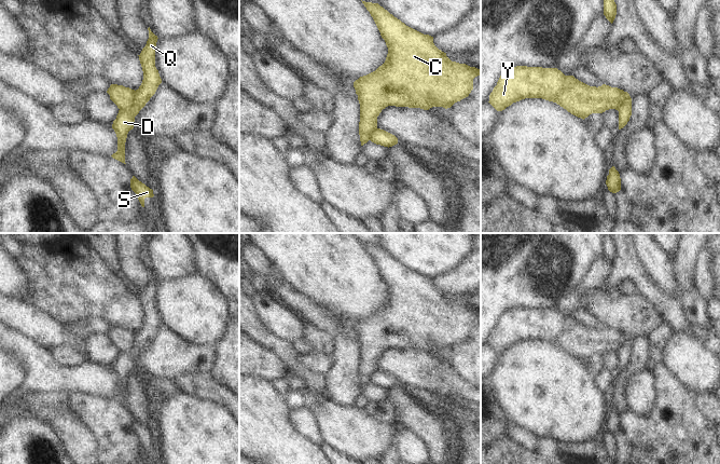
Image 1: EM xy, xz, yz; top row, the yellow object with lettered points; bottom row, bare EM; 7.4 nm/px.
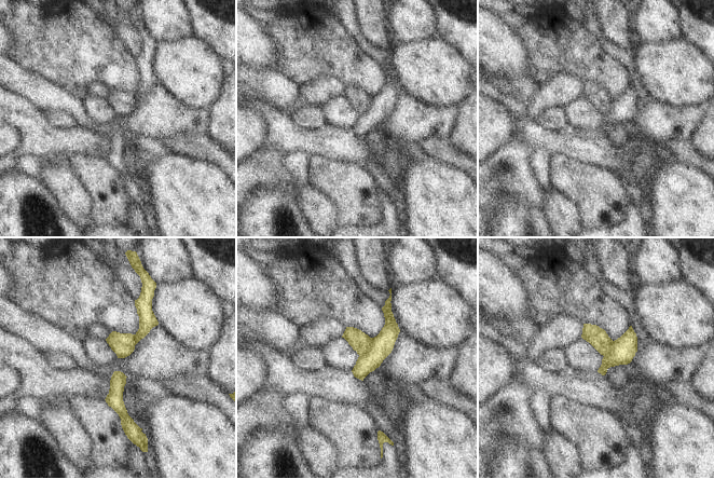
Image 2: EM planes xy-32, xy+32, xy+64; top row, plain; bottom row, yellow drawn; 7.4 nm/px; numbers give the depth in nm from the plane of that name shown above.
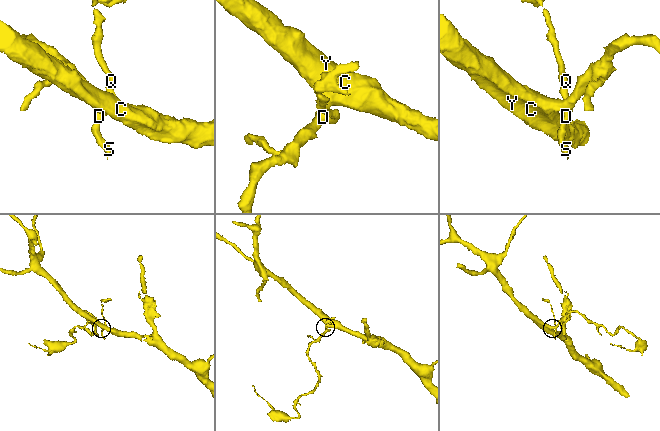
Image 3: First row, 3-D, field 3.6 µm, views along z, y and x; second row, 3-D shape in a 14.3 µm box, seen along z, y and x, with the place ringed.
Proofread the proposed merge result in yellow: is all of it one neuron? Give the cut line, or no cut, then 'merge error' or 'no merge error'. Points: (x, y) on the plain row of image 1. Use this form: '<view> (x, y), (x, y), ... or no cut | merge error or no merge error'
xy (136, 332), (133, 345), (127, 351), (120, 351) | merge error

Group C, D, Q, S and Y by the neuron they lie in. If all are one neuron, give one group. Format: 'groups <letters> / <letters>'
groups C Y / D Q S

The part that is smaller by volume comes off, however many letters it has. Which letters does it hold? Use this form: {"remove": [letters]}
{"remove": ["D", "Q", "S"]}

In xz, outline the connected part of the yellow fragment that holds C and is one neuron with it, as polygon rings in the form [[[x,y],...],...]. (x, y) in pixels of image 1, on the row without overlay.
[[[362,243],[373,259],[382,279],[388,289],[385,304],[375,313],[360,318],[354,324],[360,345],[359,377],[361,387],[370,382],[371,374],[377,370],[377,358],[388,347],[420,350],[429,352],[432,349],[451,350],[455,344],[469,338],[473,331],[473,320],[481,316],[481,311],[466,305],[452,303],[446,295],[439,291],[433,285],[433,278],[424,276],[402,264],[378,245]]]

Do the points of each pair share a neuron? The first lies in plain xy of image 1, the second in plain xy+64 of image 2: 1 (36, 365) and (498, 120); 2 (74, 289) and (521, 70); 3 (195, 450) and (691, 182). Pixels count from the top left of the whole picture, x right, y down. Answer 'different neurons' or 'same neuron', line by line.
1: different neurons
2: different neurons
3: same neuron

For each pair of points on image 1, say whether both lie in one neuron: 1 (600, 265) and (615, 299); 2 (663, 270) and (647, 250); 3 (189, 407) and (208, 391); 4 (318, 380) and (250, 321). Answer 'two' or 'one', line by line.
1: two
2: one
3: two
4: one

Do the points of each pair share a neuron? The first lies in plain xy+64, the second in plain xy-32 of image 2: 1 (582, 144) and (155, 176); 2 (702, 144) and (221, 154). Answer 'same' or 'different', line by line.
1: different
2: different

